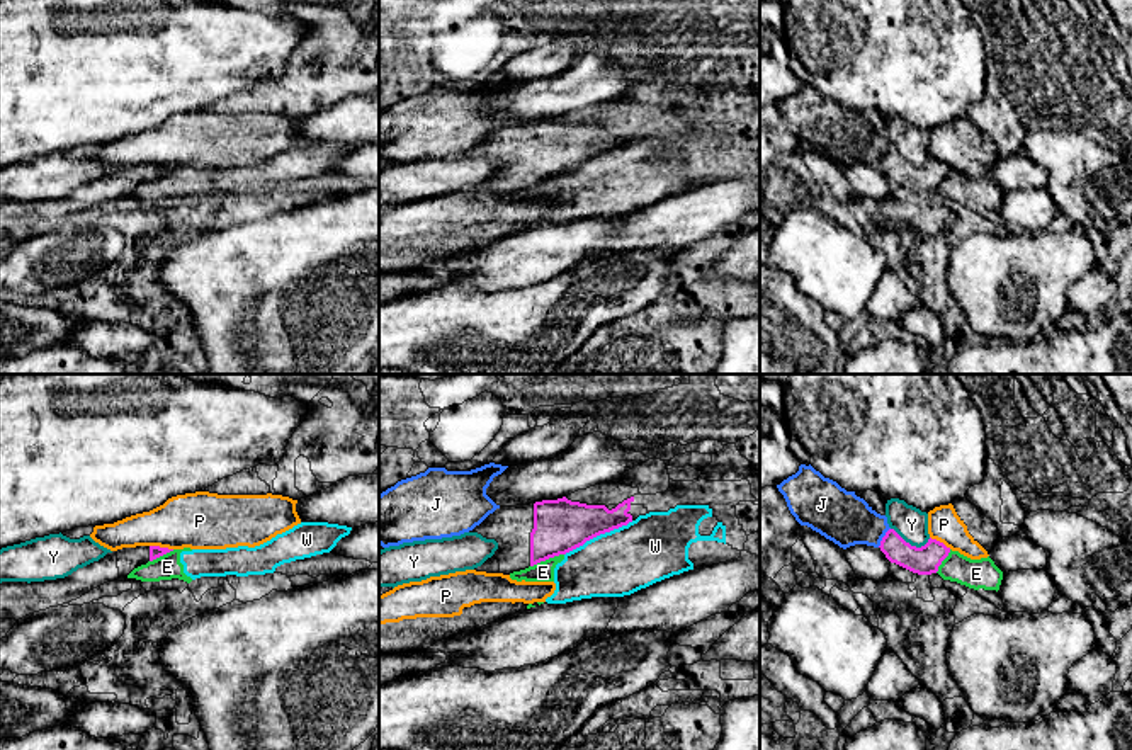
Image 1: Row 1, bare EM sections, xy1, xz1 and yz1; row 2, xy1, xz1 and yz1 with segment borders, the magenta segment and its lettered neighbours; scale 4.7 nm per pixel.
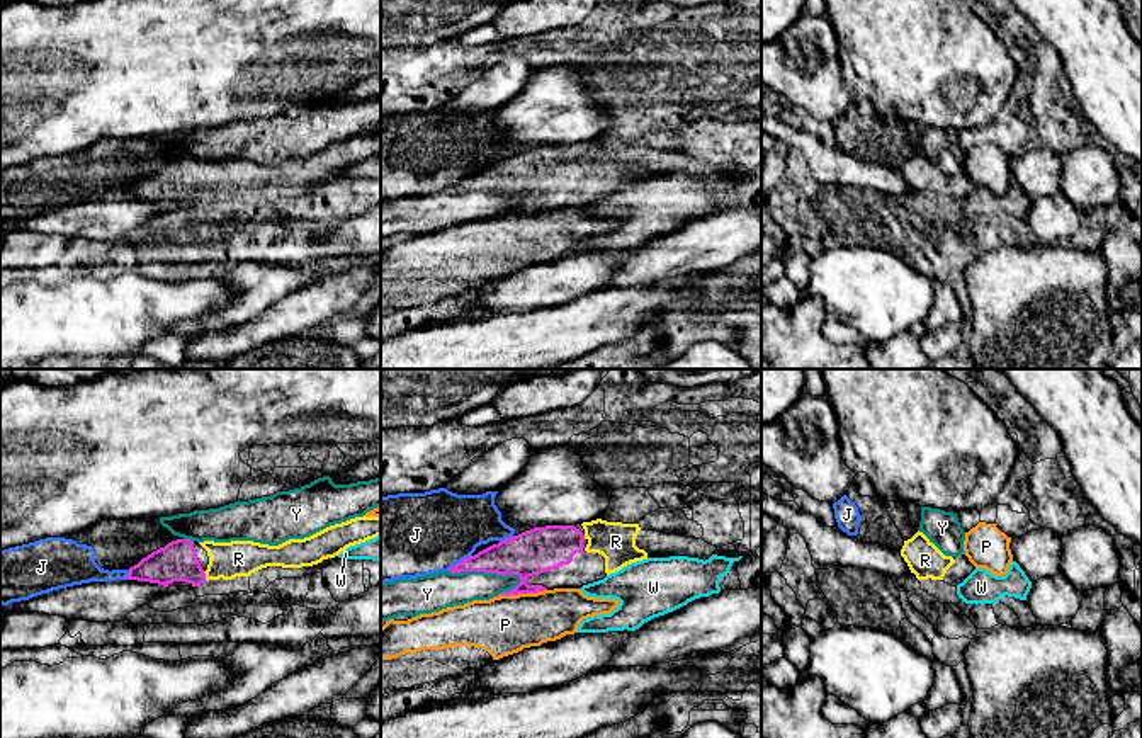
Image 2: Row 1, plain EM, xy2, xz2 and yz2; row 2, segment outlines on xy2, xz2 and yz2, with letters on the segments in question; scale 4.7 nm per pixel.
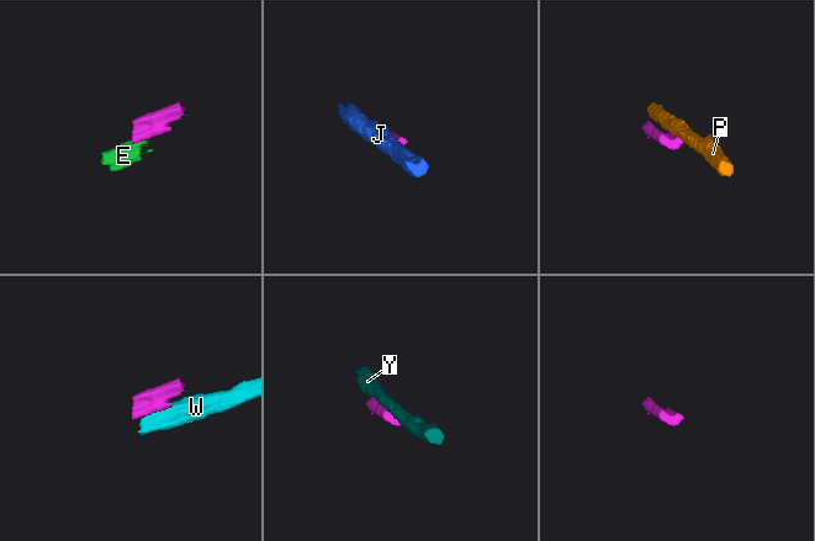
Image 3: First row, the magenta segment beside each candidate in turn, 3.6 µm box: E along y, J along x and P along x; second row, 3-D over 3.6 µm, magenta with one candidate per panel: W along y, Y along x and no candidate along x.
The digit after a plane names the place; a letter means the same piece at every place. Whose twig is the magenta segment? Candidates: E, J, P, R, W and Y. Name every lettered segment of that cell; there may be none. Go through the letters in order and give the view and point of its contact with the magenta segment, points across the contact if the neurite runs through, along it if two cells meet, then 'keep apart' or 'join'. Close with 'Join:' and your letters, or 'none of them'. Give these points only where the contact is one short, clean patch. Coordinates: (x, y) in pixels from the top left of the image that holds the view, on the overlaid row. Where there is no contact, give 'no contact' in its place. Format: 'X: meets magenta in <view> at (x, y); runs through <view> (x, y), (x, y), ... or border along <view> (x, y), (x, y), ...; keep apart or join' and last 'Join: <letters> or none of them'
E: meets magenta in xz1 at (546, 558); border along xz1 (563, 553), (531, 567); keep apart
J: meets magenta in xz2 at (461, 562); border along xz2 (471, 555), (447, 570); keep apart
P: meets magenta in xz2 at (520, 592); keep apart
R: meets magenta in xy2 at (204, 575); runs through xy2 (177, 562), (196, 575), (204, 575), (226, 560), (238, 558); join
W: meets magenta in xz1 at (599, 534); border along xz1 (633, 521), (600, 533), (565, 555); keep apart
Y: meets magenta in xz2 at (486, 572); keep apart
Join: R

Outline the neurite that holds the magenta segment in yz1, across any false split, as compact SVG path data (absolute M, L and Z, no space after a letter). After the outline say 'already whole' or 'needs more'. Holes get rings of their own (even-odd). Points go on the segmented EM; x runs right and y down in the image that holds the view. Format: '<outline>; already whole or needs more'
M894 529L886 532L879 548L891 563L918 575L937 573L950 553L950 548L931 537L921 548L911 546Z; already whole

